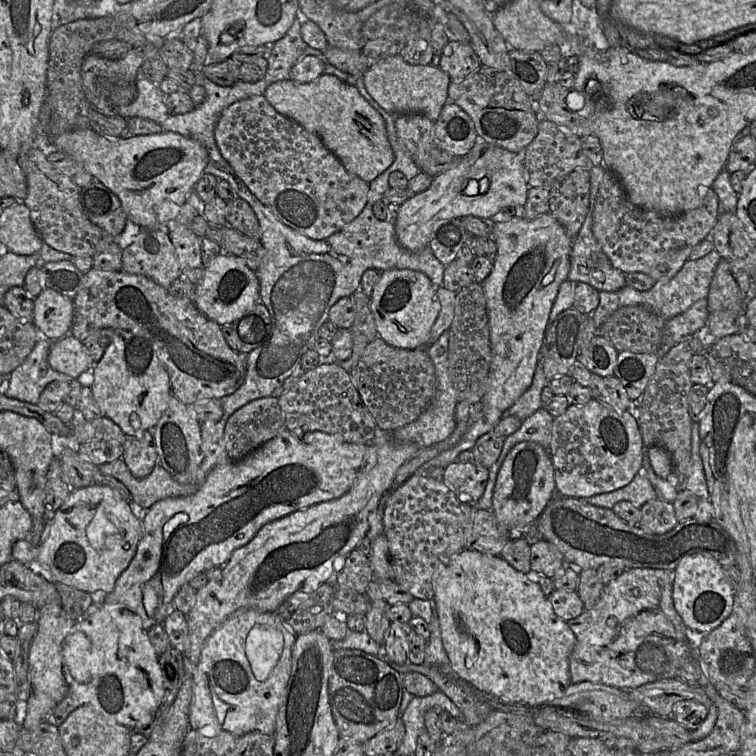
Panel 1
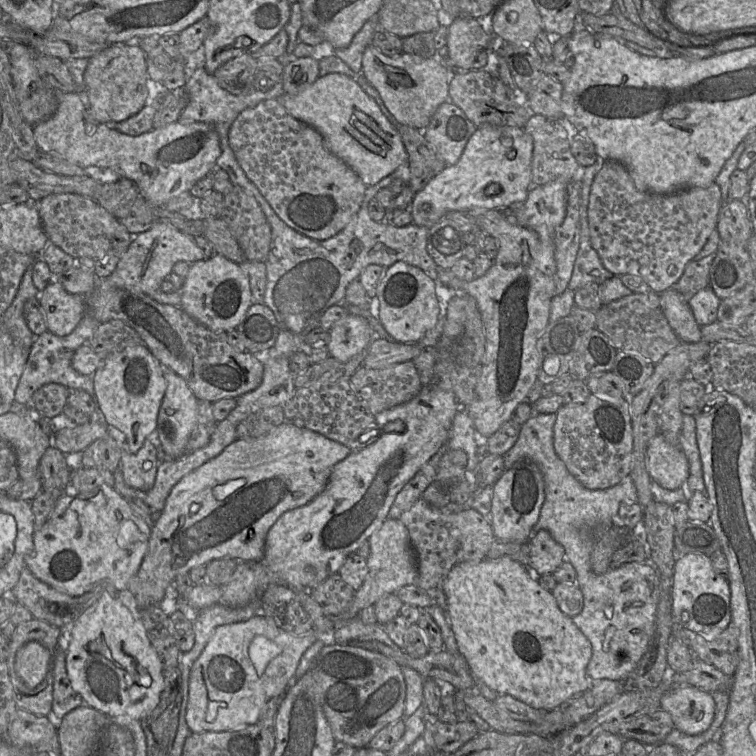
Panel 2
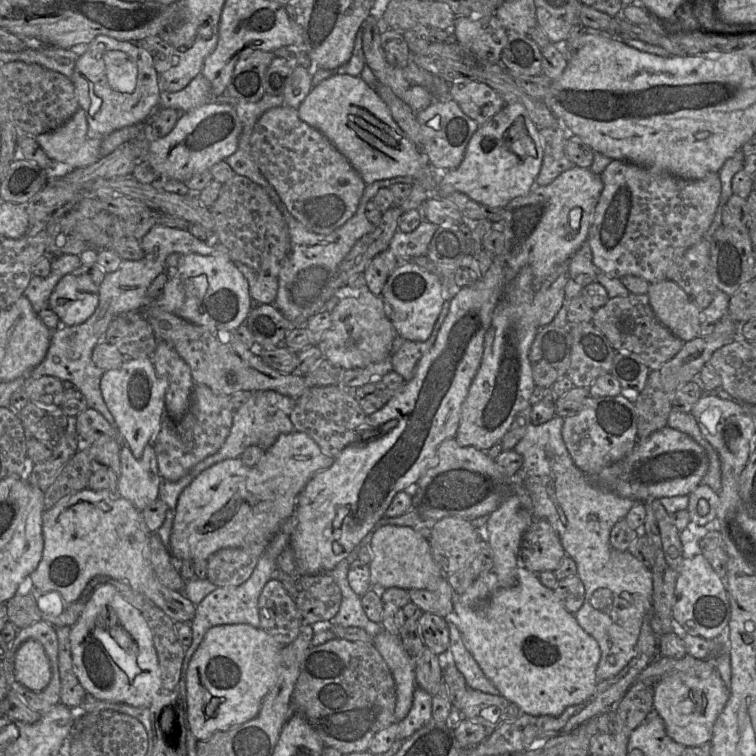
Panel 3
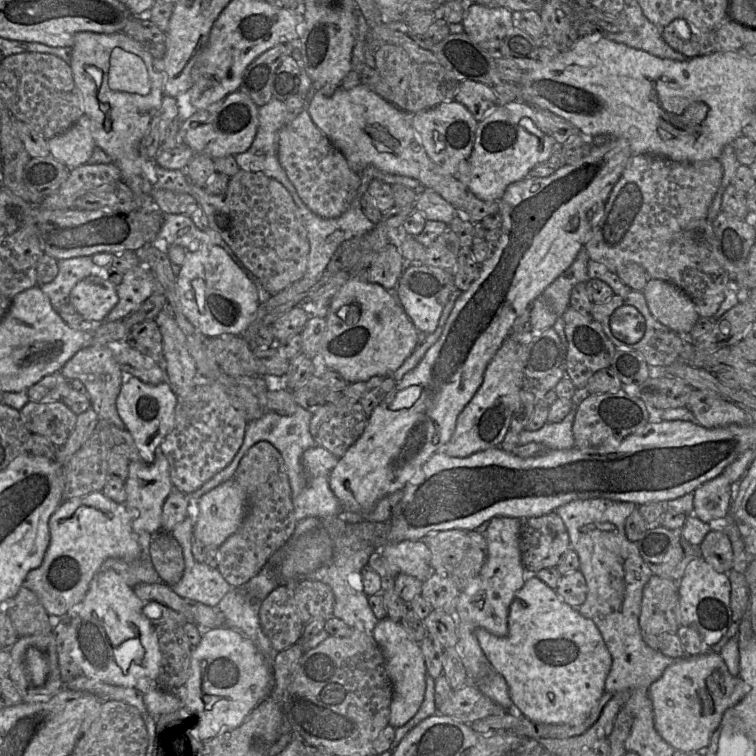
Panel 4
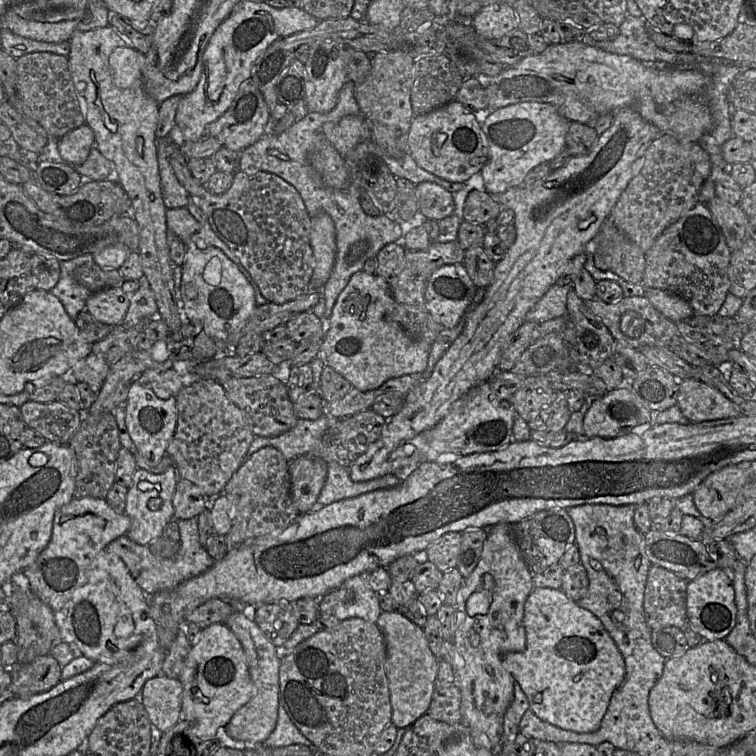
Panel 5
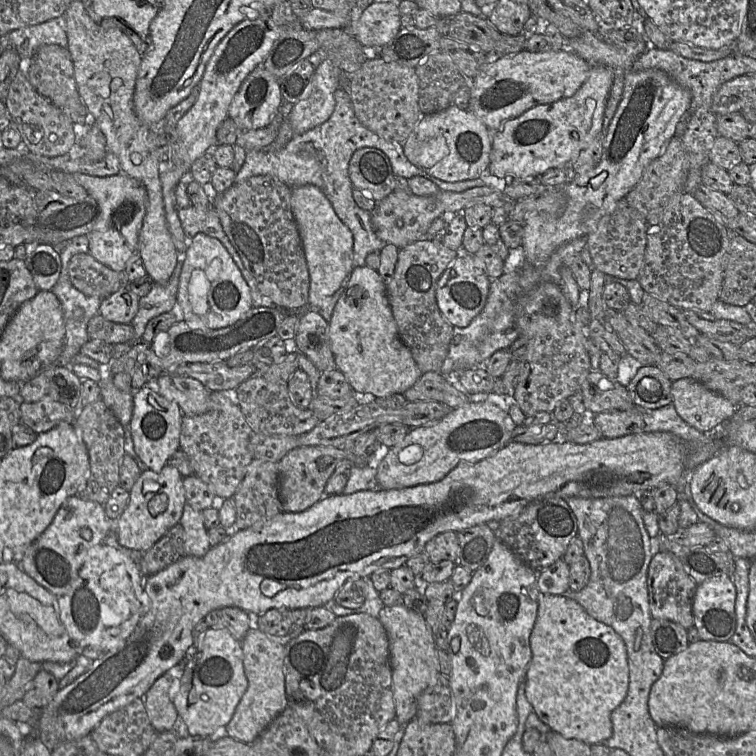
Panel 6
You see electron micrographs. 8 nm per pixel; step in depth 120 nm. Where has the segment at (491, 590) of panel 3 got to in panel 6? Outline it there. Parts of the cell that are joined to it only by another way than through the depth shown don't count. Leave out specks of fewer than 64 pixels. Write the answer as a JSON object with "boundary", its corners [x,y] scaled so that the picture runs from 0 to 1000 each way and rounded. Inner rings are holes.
{"boundary":[[[750,787],[714,788],[701,839],[704,872],[694,894],[694,919],[712,950],[749,978],[794,984],[811,971],[810,942],[825,927],[832,907],[829,861],[824,845],[806,827],[782,816]]]}

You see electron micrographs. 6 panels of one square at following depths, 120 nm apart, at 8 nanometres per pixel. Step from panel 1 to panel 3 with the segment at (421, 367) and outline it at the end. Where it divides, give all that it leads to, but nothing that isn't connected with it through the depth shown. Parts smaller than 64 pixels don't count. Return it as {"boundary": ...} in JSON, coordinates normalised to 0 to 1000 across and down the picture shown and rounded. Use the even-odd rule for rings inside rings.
{"boundary":[[[521,489],[470,515],[468,525],[488,550],[505,540],[536,509],[536,501]]]}

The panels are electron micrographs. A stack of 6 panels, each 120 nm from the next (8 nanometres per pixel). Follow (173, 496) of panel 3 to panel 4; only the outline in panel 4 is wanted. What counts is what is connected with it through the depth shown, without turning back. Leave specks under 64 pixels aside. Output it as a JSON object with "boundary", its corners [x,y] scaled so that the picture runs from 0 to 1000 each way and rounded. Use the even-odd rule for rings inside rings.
{"boundary":[[[396,537],[385,549],[373,549],[365,545],[353,544],[344,553],[328,557],[321,585],[308,608],[290,626],[284,627],[278,635],[271,638],[261,649],[255,651],[254,653],[249,653],[249,656],[265,660],[267,655],[279,647],[287,644],[298,636],[307,634],[319,606],[323,603],[327,595],[341,583],[353,583],[370,598],[374,606],[389,660],[405,644],[405,631],[401,626],[398,626],[397,620],[393,623],[392,615],[394,615],[397,606],[399,606],[401,599],[406,594],[419,589],[409,569],[411,552],[413,546],[410,544]]]}

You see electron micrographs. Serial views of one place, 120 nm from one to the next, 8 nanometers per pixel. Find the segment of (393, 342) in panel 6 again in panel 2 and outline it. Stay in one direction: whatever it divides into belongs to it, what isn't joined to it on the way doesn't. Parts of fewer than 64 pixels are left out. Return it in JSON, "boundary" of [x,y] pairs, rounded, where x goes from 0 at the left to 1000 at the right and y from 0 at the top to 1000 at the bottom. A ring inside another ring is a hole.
{"boundary":[[[463,414],[448,423],[435,440],[437,448],[433,455],[435,468],[451,480],[460,479],[485,462],[497,446],[483,421]]]}

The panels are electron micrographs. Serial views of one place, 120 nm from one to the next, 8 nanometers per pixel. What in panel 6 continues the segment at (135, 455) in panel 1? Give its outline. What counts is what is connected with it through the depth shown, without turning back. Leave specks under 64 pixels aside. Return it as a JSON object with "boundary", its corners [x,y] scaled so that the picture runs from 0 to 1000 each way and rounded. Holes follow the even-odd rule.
{"boundary":[[[218,615],[212,626],[190,623],[176,642],[171,657],[169,669],[151,692],[151,698],[156,717],[163,724],[192,731],[229,696],[238,692],[246,667],[242,630],[225,615]]]}

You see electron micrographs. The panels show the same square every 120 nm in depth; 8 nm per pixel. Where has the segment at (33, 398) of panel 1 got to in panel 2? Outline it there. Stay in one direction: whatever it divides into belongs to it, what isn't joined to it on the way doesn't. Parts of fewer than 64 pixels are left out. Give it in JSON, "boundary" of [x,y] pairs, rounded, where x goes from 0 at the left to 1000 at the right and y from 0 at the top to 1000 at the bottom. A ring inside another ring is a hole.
{"boundary":[[[114,413],[101,435],[89,444],[81,446],[66,439],[49,444],[20,517],[21,533],[40,536],[45,519],[63,507],[77,507],[91,516],[110,516],[119,521],[126,532],[123,497],[103,493],[95,485],[95,474],[104,459],[118,454],[131,429],[119,414]]]}

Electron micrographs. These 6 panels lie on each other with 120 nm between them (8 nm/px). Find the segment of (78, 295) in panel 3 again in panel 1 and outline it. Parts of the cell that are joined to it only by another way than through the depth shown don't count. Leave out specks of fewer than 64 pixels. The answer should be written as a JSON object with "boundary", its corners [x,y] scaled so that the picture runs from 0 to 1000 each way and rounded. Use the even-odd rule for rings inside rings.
{"boundary":[[[58,381],[45,394],[42,429],[66,450],[74,451],[93,438],[98,423],[97,398],[73,384]]]}

